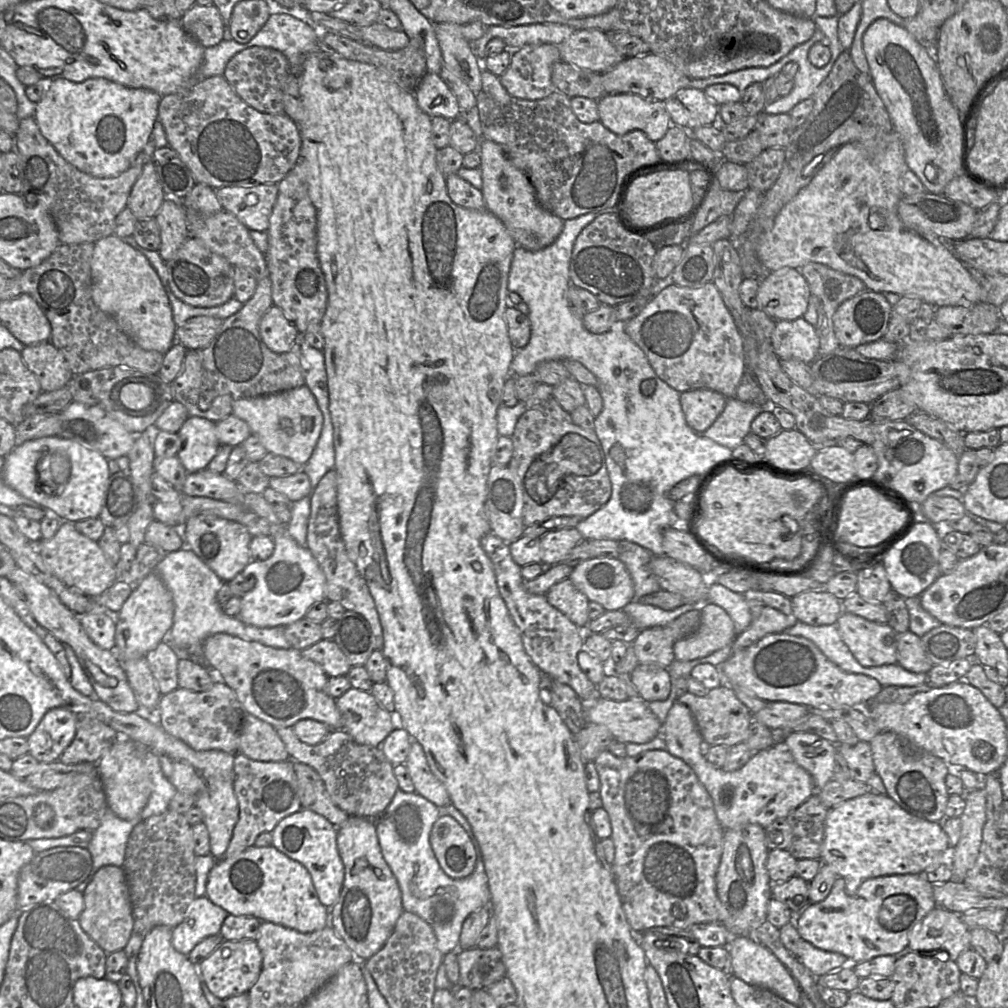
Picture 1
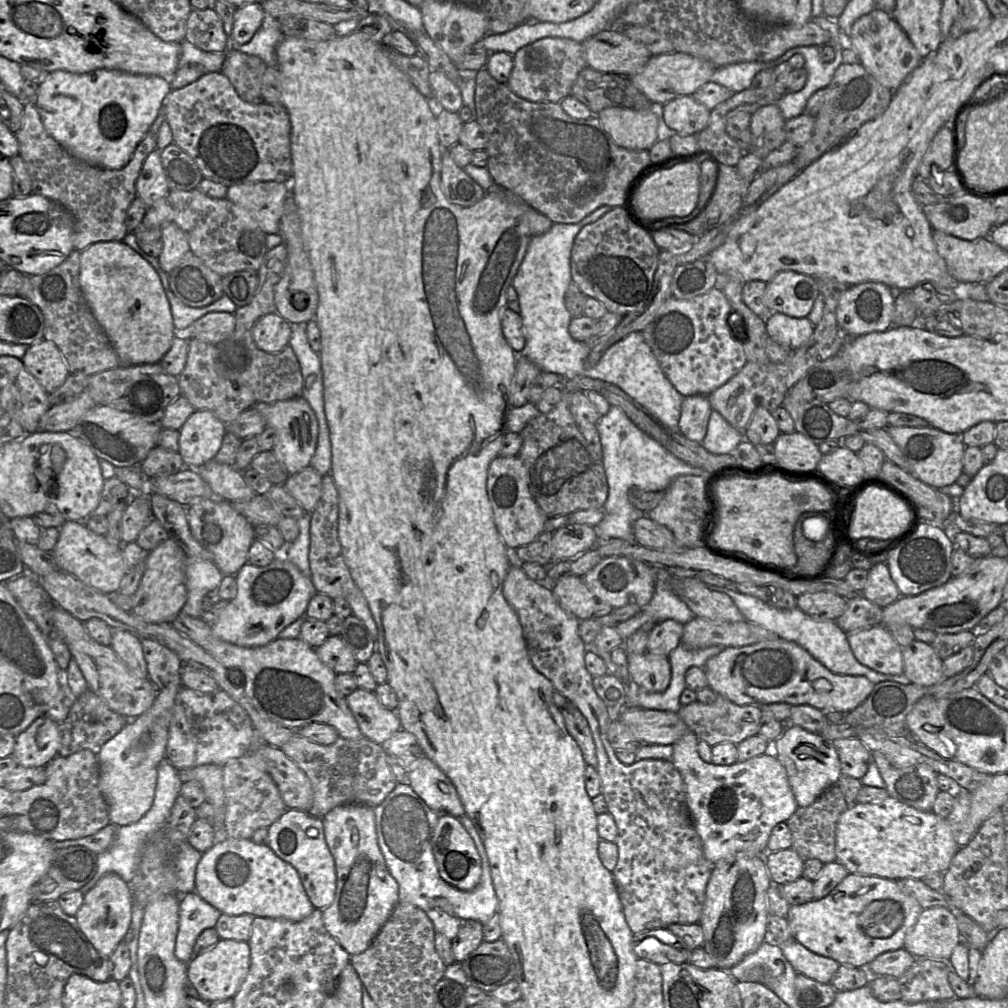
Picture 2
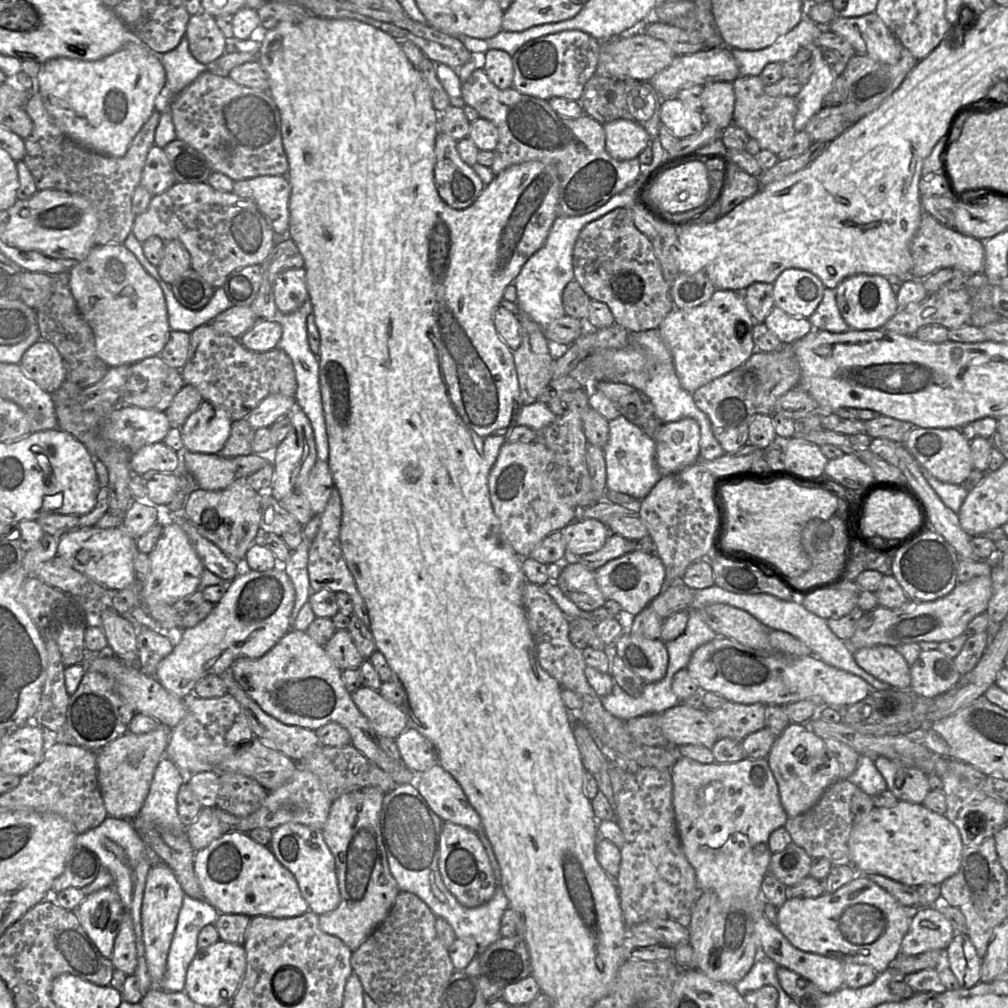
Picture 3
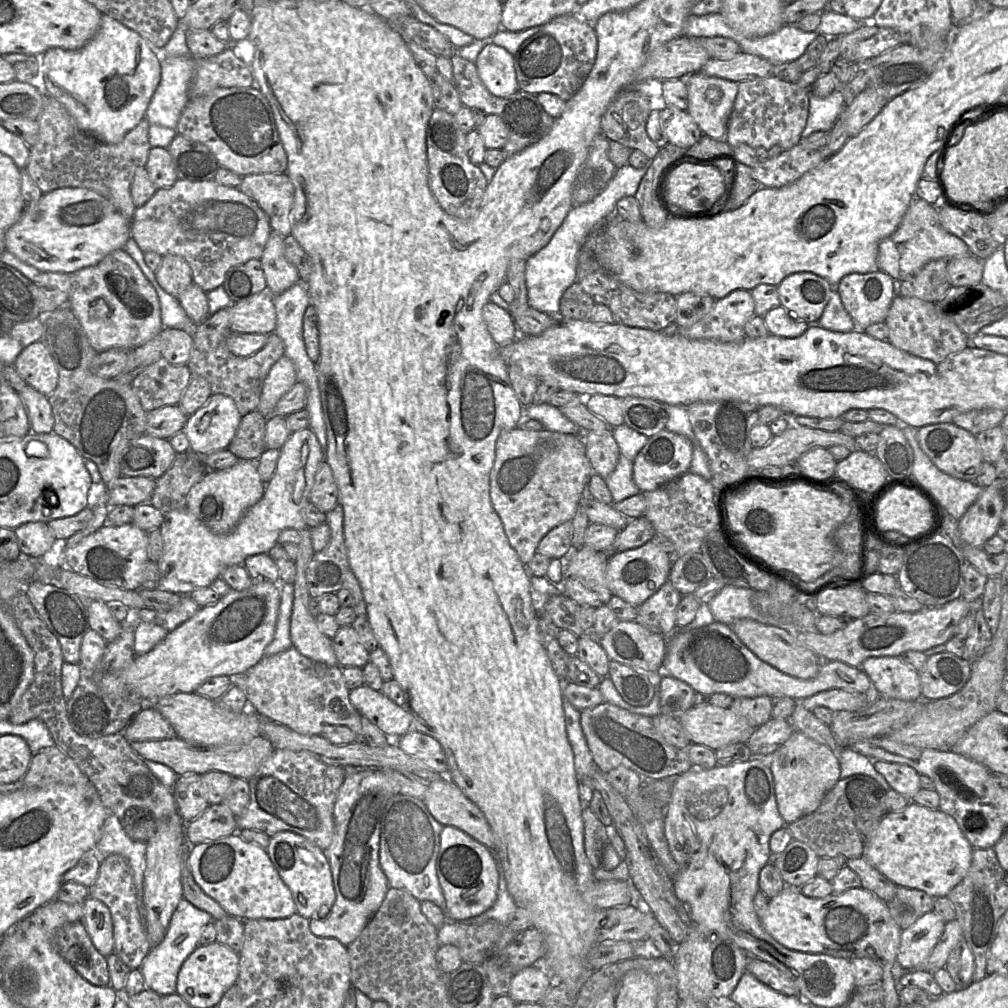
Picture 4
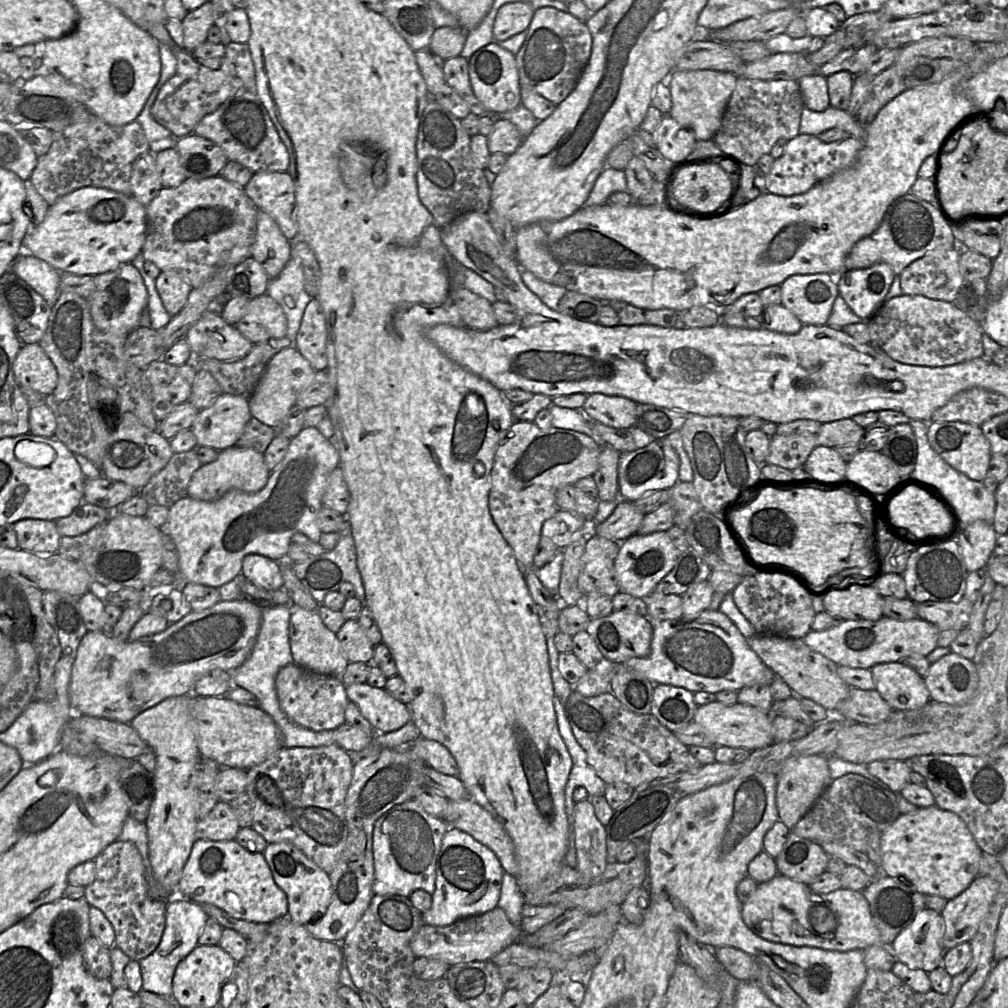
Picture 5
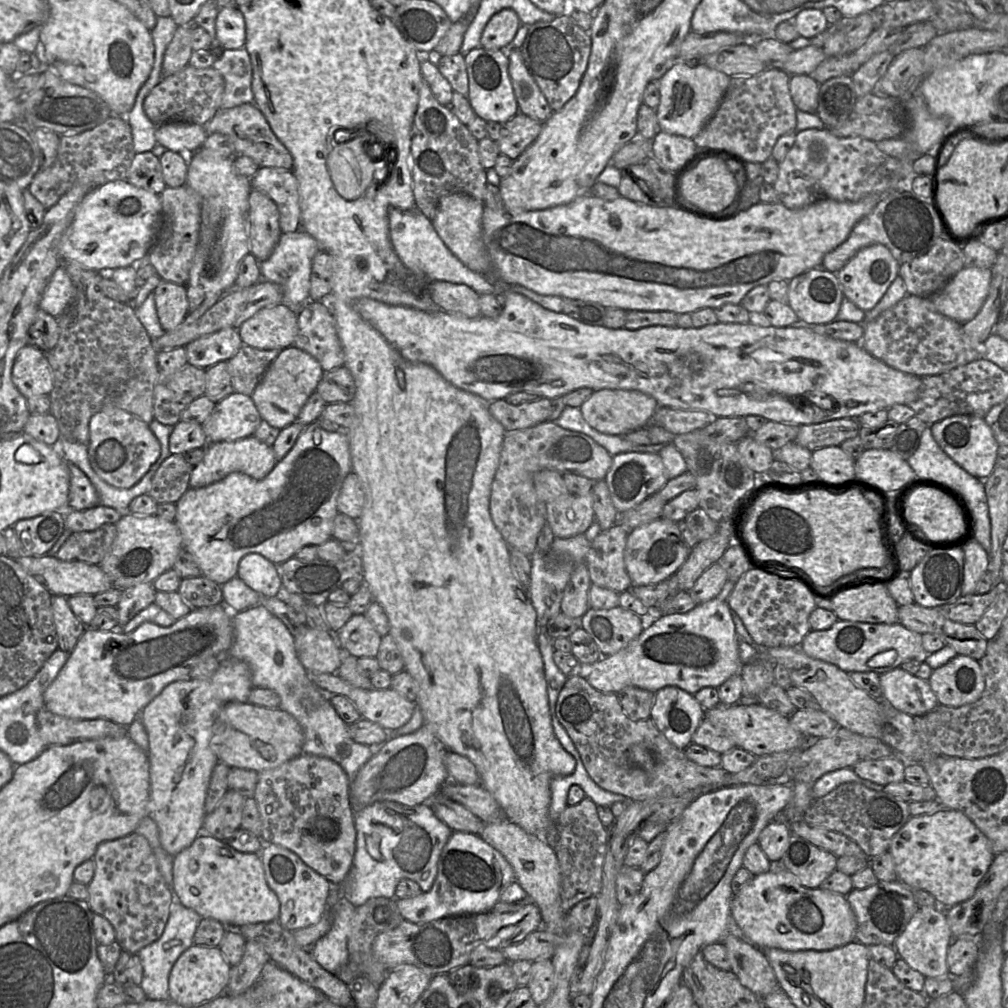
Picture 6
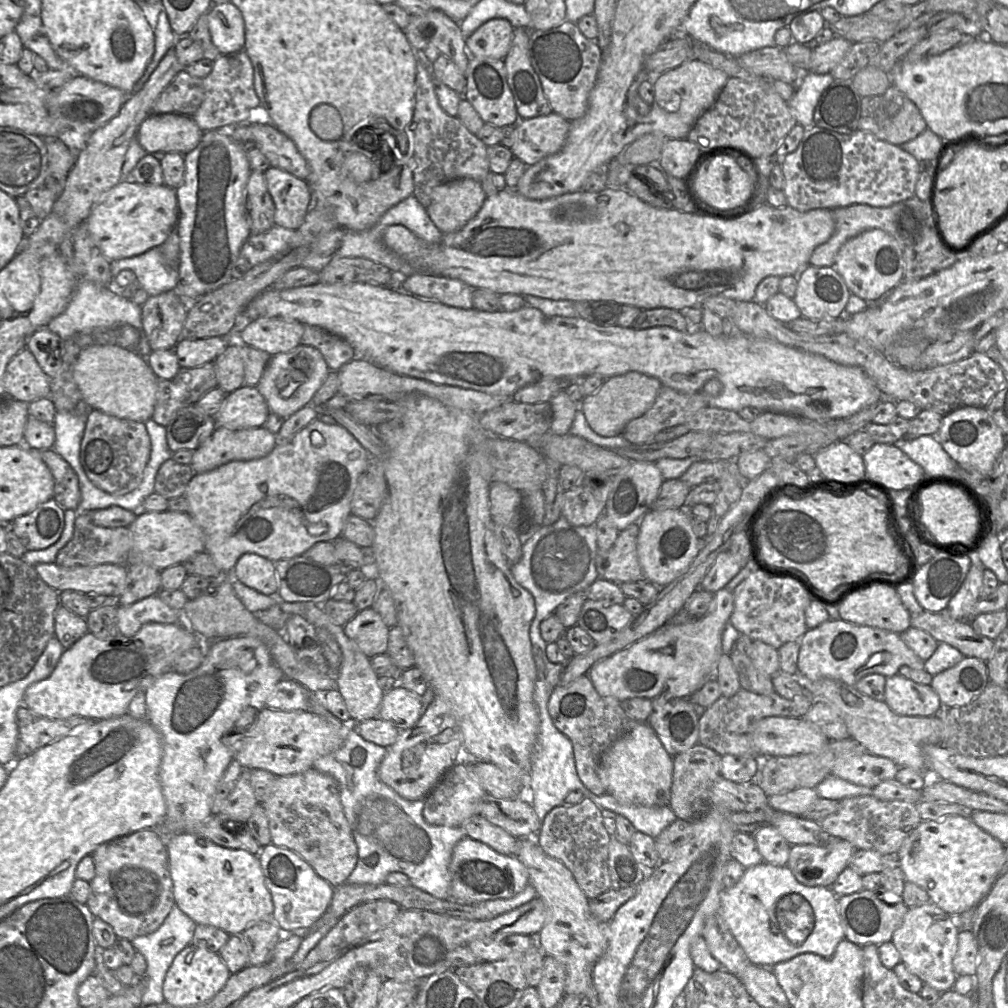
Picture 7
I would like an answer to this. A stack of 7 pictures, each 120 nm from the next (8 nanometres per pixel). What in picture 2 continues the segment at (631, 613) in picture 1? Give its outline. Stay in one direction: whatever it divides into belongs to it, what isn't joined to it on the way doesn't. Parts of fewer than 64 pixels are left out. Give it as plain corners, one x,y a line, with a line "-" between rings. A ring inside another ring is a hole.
656,569
656,588
648,605
641,611
652,616
657,622
667,619
686,624
695,617
692,610
671,588
669,578
672,577
663,569

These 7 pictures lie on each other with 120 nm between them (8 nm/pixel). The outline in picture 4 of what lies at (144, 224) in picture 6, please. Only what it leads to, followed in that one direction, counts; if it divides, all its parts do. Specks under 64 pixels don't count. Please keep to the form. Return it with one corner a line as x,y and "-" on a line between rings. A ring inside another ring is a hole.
59,188
43,193
33,207
27,207
21,218
5,233
5,250
19,260
37,268
41,272
73,274
76,271
99,263
106,255
124,249
131,237
131,221
127,220
103,196
86,188

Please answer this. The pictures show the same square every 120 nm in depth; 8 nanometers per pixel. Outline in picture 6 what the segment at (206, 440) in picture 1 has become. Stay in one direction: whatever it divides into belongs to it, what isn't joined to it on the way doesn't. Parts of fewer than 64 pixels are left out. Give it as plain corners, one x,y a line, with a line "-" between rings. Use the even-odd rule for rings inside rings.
233,392
215,404
215,407
202,424
208,443
235,441
252,436
262,421
251,396

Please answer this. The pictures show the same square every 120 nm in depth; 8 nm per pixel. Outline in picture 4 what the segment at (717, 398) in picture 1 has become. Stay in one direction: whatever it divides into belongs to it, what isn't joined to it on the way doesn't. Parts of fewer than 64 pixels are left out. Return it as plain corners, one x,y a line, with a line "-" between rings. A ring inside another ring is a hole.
666,429
649,437
633,463
633,480
640,492
653,491
689,471
693,455
691,441
683,435

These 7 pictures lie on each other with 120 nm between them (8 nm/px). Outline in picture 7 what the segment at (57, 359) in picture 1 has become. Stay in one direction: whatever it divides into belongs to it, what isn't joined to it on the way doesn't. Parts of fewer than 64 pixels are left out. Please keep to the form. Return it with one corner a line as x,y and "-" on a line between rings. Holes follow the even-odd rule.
24,348
8,363
4,373
7,397
31,403
49,398
51,379
45,374
34,355

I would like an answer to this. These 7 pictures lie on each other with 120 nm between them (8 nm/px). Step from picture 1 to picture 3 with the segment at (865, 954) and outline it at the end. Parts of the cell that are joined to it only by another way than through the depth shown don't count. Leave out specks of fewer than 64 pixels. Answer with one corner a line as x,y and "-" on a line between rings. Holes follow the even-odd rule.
863,874
832,893
816,898
788,898
778,908
779,931
796,948
836,958
842,963
871,966
876,973
884,972
900,954
912,912
902,906
883,888

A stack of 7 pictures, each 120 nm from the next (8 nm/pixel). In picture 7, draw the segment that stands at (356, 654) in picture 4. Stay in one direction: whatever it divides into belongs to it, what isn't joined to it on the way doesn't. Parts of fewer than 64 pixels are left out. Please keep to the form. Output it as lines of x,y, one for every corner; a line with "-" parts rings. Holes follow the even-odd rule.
372,607
358,611
343,629
368,658
386,653
390,628

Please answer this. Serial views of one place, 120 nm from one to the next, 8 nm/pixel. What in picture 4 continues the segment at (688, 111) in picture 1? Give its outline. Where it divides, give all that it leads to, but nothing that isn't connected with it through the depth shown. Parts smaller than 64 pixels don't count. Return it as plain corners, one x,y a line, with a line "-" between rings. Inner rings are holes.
666,106
660,111
661,127
668,143
688,149
700,140
703,133
686,111

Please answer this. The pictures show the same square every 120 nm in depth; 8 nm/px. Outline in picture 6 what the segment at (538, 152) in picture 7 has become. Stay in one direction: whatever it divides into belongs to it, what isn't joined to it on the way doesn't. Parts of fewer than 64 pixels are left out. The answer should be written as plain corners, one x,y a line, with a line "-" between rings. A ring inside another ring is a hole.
518,113
502,124
500,138
496,141
500,154
513,161
538,137
543,123

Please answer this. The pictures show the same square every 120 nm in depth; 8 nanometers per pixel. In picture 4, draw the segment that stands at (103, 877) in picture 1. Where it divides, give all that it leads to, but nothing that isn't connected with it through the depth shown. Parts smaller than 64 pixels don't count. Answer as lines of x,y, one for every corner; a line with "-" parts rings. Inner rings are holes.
87,897
83,903
83,924
95,948
107,957
114,952
113,921
109,908
100,900

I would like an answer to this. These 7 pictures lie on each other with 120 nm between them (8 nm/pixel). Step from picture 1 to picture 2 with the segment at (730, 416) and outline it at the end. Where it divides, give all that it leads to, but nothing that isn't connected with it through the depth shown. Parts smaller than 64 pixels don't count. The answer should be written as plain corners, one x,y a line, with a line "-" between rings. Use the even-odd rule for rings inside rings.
712,410
702,446
712,454
727,454
736,449
744,438
744,431
732,427
717,411

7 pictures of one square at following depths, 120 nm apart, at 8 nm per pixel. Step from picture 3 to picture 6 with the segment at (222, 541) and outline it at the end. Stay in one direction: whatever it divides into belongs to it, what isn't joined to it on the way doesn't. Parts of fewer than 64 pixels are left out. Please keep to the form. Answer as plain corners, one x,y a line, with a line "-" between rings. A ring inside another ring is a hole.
253,435
235,441
208,443
205,447
203,460
193,468
189,487
203,488
209,486
233,472
241,472
256,480
261,480
271,472
277,461
272,446
265,444

